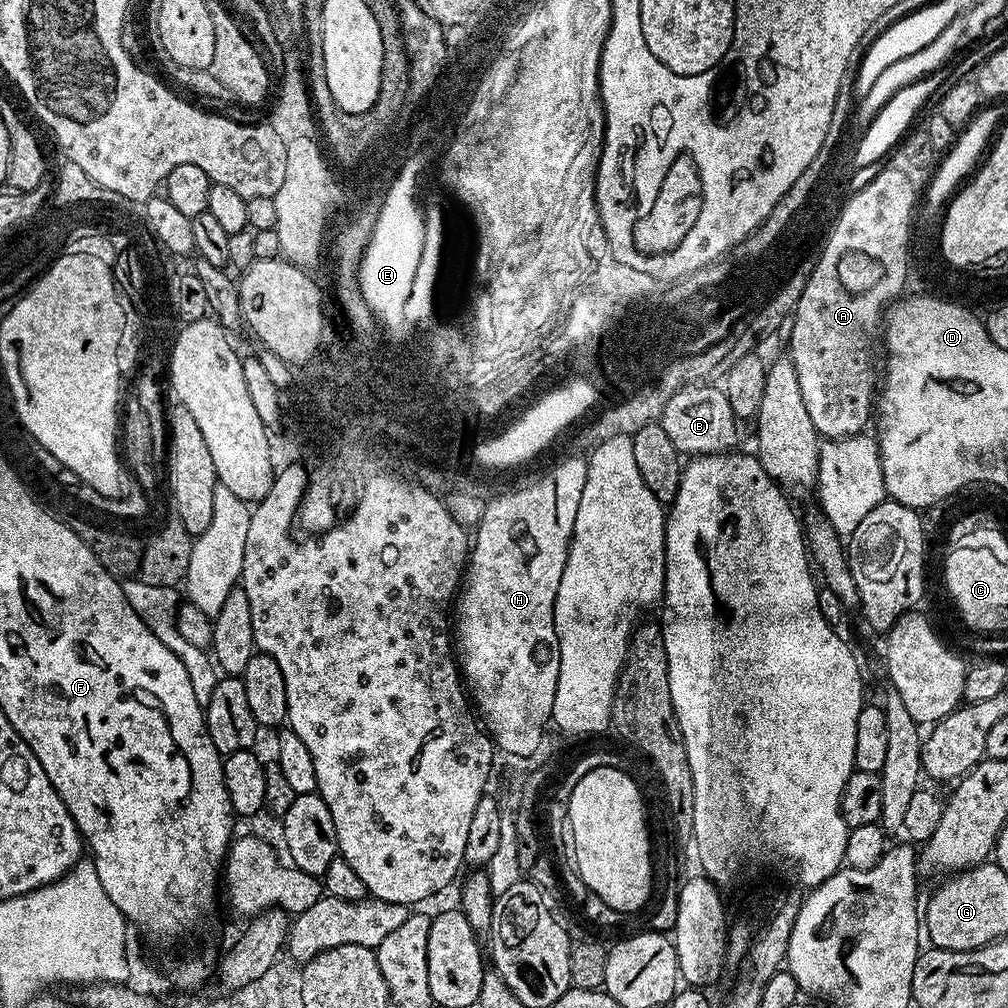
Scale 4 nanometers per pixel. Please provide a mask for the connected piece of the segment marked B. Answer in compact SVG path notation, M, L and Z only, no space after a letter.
M708 382L691 383L678 390L666 403L665 412L658 421L666 430L670 442L688 458L730 452L737 447L736 427L738 421L723 387L711 388Z

